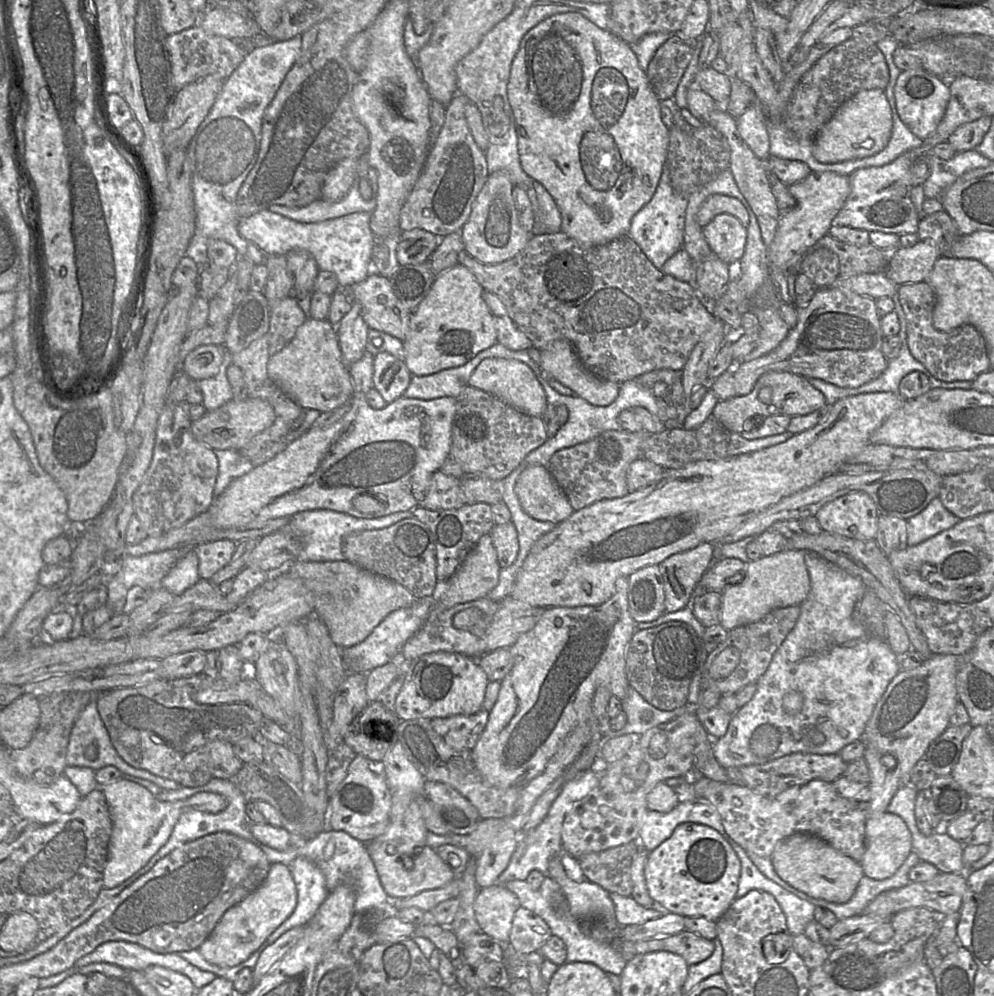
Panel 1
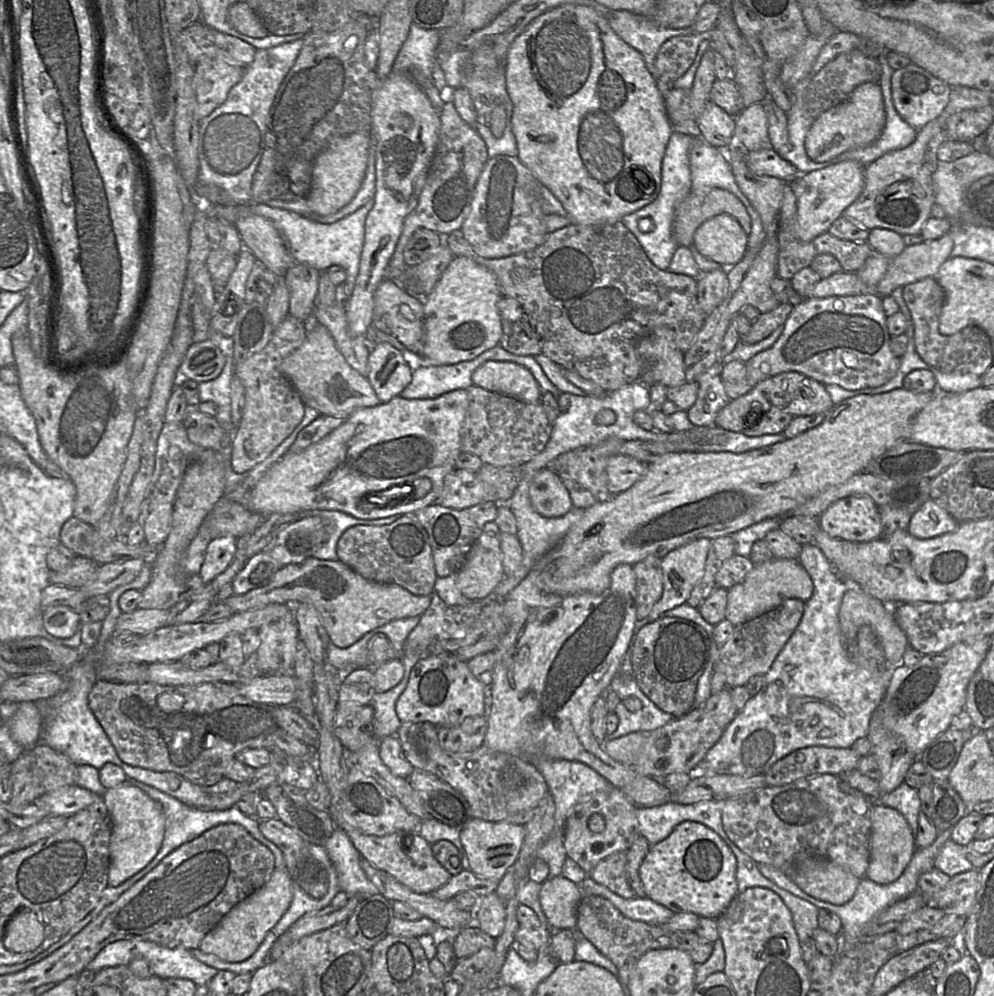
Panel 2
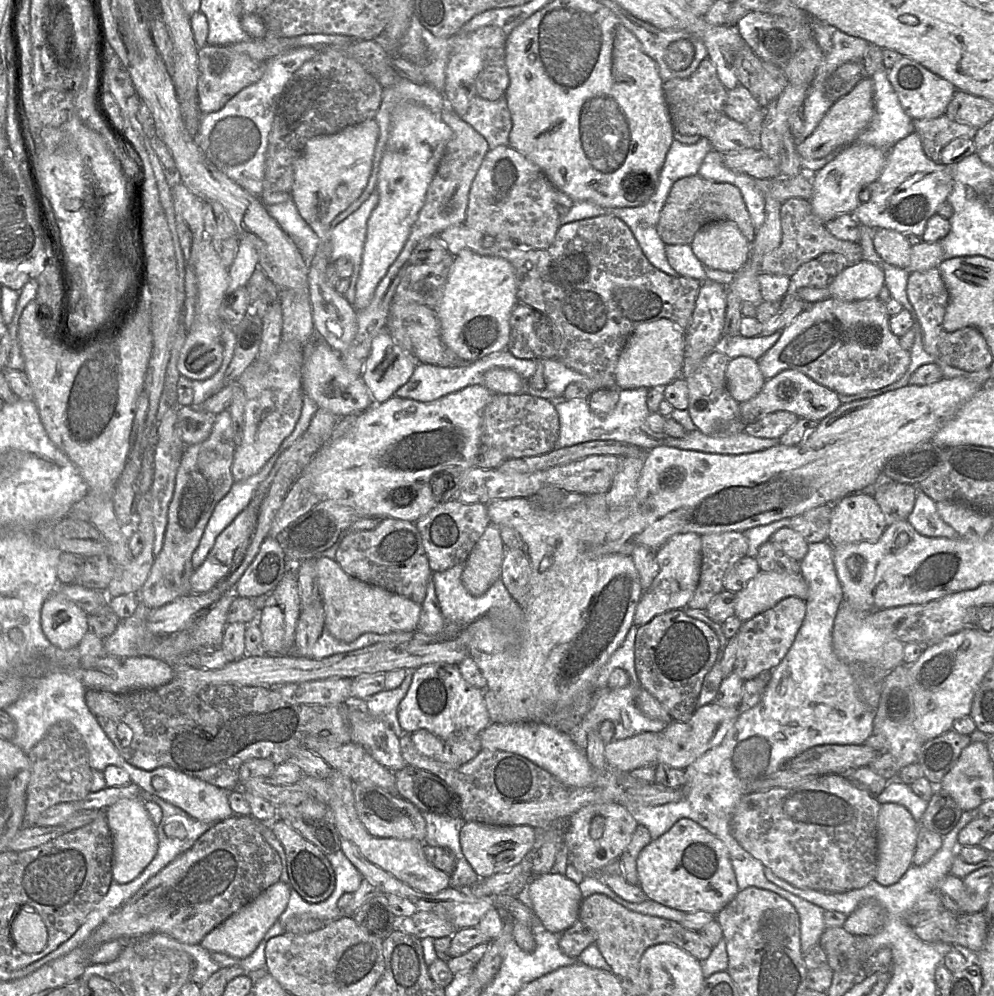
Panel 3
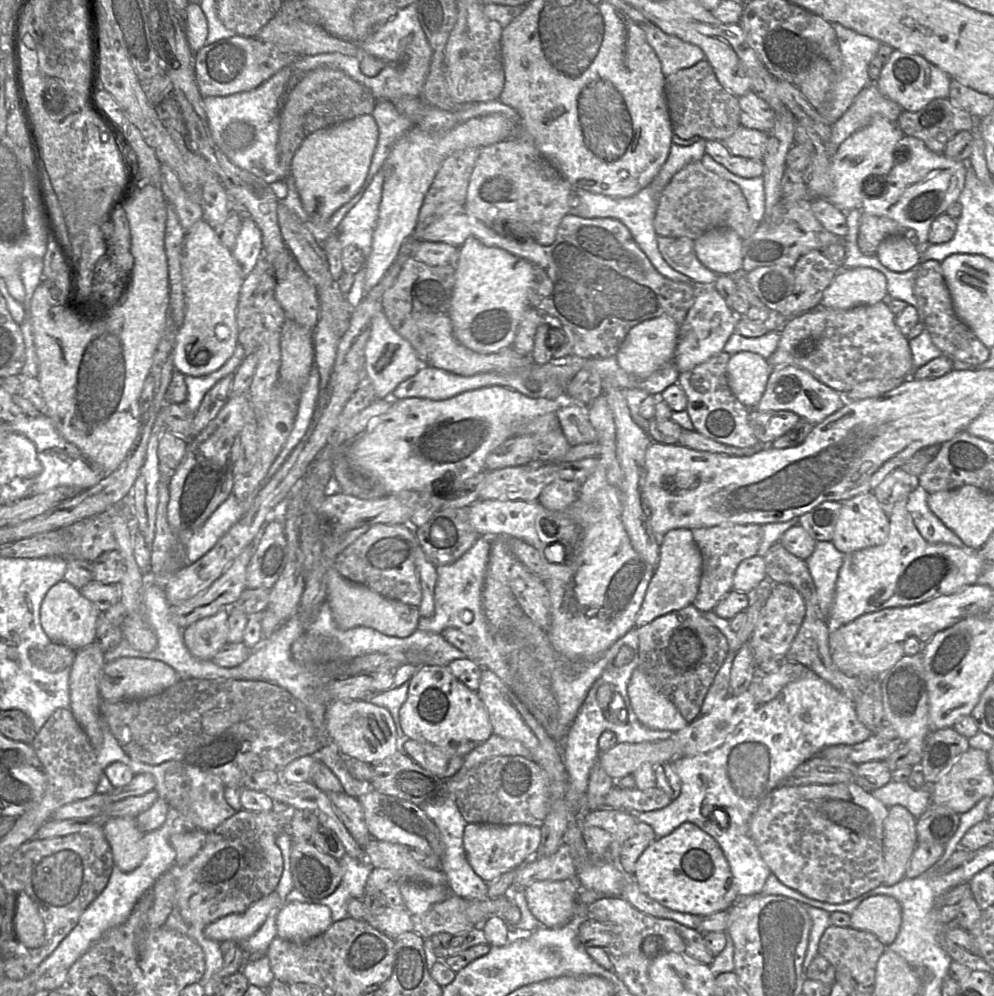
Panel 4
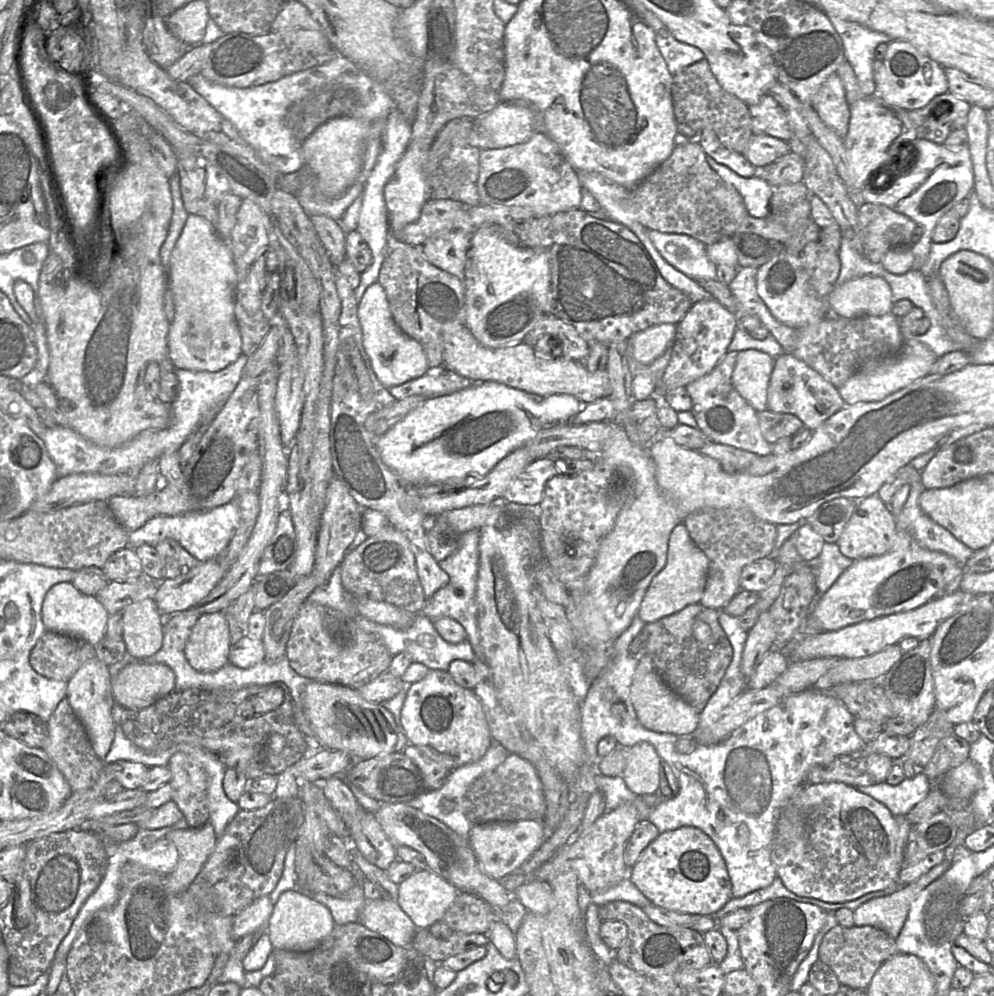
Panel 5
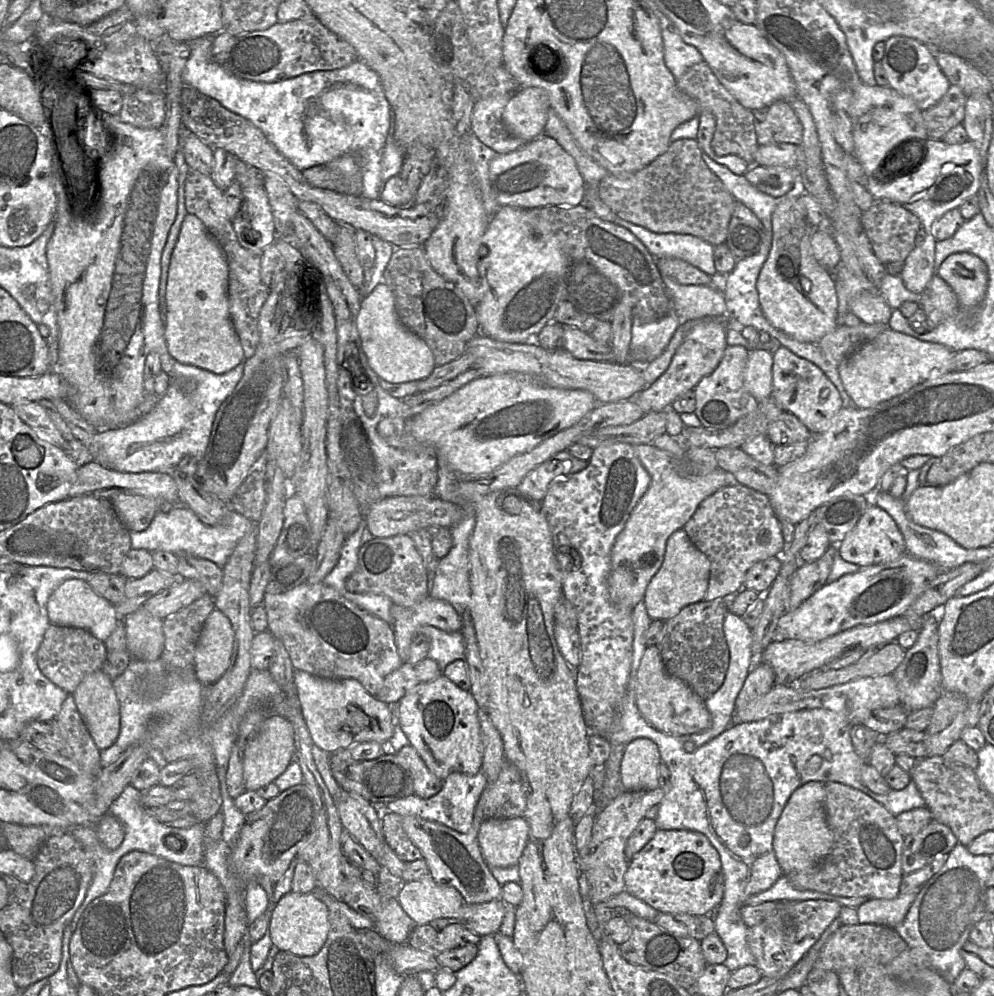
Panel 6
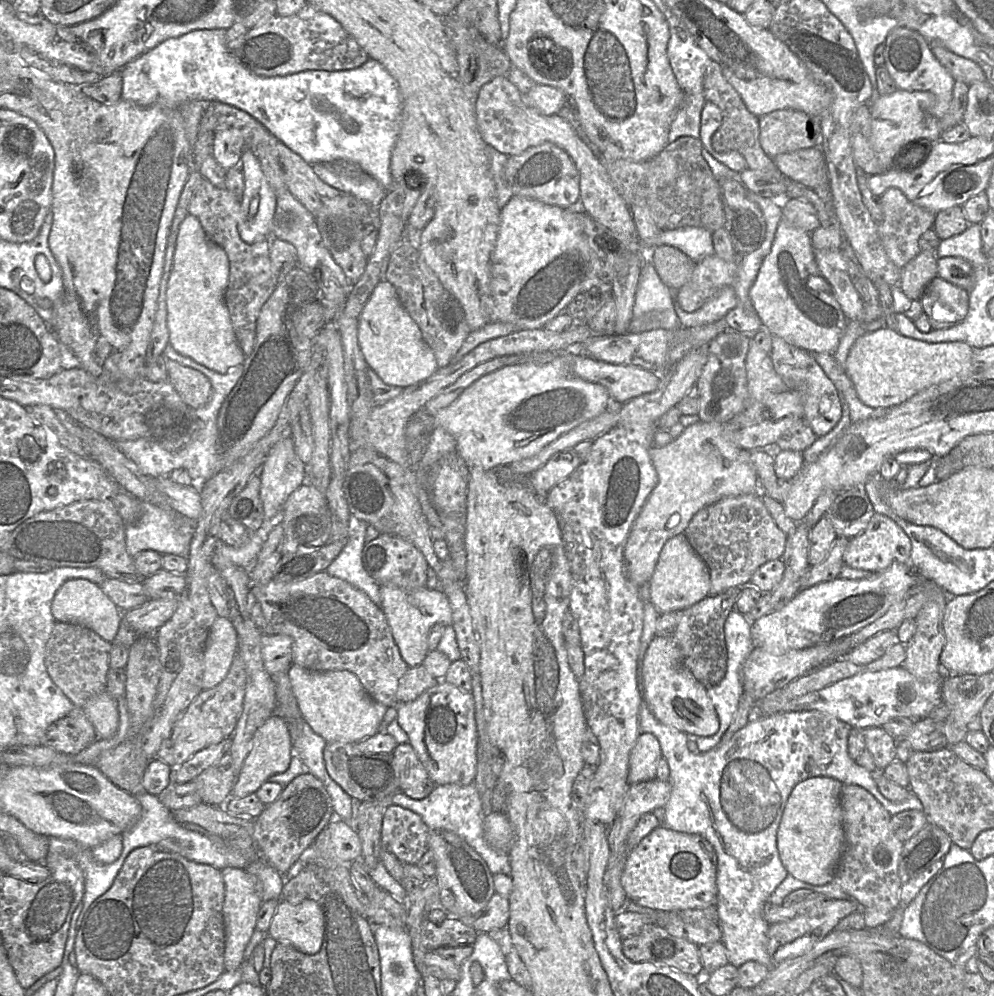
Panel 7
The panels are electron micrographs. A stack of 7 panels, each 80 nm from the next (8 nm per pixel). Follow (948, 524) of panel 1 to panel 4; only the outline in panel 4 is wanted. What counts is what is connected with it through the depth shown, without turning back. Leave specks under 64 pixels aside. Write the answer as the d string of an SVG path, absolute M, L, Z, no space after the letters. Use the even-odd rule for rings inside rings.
M918 486L908 496L906 509L920 535L930 544L949 544L968 548L960 538L930 510L927 504L929 493Z

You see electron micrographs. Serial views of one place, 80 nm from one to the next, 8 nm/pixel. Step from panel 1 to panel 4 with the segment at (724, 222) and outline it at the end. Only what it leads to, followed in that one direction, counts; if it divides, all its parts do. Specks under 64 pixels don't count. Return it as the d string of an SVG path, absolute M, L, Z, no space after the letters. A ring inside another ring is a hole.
M714 228L694 240L698 260L717 275L743 273L743 239L730 228Z

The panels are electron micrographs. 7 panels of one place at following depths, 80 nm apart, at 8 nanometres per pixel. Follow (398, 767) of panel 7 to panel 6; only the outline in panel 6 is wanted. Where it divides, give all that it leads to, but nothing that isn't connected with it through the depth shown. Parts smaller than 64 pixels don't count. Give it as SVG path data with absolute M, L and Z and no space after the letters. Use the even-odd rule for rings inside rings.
M406 745L396 753L412 772L414 795L427 799L442 789L445 780L437 777L429 770L412 745Z

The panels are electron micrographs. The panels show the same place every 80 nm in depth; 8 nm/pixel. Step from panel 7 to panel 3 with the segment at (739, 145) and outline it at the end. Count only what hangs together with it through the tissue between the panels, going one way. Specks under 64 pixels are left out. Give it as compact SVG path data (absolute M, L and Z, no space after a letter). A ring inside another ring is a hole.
M709 57L701 61L691 76L664 82L663 91L674 131L680 134L708 138L725 115L724 107L728 90L720 82L715 65Z

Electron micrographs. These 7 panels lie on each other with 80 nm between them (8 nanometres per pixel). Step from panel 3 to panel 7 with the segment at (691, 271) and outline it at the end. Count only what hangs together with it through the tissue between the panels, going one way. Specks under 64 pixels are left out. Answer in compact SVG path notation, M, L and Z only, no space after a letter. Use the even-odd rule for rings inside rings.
M685 226L675 230L661 231L661 233L659 233L658 236L655 237L655 239L652 241L651 246L646 247L656 248L659 246L671 246L677 248L678 250L683 252L686 256L688 256L694 263L700 262L705 257L715 254L714 244L712 241L712 232L701 227Z

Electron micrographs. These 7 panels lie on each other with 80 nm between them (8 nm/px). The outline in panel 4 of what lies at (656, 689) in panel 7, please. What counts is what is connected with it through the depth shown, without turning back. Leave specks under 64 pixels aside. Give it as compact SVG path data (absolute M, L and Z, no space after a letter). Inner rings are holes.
M639 667L632 673L628 695L632 709L644 727L675 733L688 725L674 704L649 683Z

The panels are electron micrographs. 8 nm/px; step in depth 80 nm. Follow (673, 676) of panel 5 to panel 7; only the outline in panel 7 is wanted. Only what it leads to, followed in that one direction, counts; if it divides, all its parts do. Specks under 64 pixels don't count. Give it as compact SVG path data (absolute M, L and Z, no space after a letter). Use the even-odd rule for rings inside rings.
M750 582L742 586L731 587L720 594L708 595L699 602L681 610L681 619L672 635L682 653L683 665L694 678L707 690L721 682L726 672L727 648L724 624L732 610L741 590L746 587L755 589Z

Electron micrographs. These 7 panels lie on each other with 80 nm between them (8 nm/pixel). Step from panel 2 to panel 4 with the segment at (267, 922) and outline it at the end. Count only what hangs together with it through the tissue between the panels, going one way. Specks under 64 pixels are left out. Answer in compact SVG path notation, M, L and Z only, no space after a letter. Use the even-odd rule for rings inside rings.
M274 890L246 911L225 916L211 923L204 929L204 934L207 938L220 943L227 940L242 943L263 925L271 910L280 908L281 905L282 901Z

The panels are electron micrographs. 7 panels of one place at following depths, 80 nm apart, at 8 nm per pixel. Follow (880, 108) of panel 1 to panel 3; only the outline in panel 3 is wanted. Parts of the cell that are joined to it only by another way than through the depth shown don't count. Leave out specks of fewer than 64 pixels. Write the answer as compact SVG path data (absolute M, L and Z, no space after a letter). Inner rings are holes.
M861 80L846 96L834 102L816 129L796 145L796 151L803 159L821 159L854 143L869 126L874 114L873 80Z

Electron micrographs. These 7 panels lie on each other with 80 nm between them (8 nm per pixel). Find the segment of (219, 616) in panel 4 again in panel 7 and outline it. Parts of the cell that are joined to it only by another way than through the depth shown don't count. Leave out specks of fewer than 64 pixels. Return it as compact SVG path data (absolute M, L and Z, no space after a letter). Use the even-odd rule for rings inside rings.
M217 617L211 626L205 651L202 686L213 688L228 674L238 651L238 635L230 619Z

